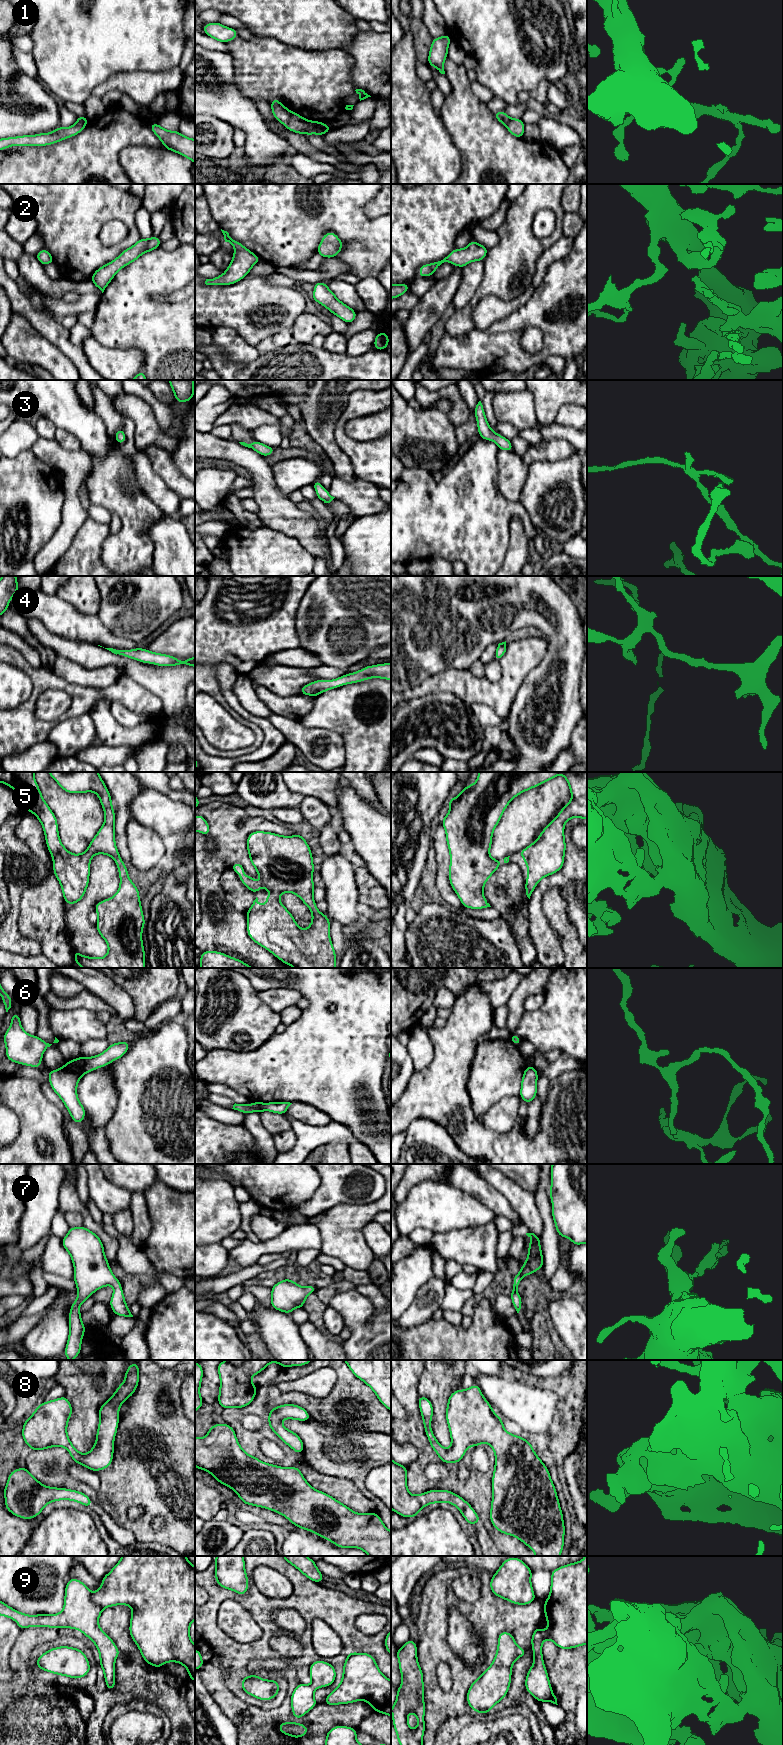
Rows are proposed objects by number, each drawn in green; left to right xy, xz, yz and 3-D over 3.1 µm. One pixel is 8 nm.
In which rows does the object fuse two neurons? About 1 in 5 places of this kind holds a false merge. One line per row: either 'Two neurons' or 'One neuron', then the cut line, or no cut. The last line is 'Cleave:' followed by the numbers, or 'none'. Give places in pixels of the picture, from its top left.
1: Two neurons. Split along xy (87, 120), (77, 122)
2: One neuron. No split
3: One neuron. No split
4: One neuron. No split
5: One neuron. No split
6: One neuron. No split
7: One neuron. No split
8: One neuron. No split
9: One neuron. No split
Cleave: 1

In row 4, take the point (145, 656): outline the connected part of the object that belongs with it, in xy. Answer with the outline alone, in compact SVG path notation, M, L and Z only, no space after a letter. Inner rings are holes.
M137 647L132 650L116 650L113 648L105 648L114 654L138 660L142 663L151 663L158 666L178 666L188 665L195 667L195 656L187 660L177 660L176 657L161 653L154 653L149 650Z

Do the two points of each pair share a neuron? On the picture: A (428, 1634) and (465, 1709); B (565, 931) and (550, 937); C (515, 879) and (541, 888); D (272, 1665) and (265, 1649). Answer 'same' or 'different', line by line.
A: same
B: different
C: different
D: different

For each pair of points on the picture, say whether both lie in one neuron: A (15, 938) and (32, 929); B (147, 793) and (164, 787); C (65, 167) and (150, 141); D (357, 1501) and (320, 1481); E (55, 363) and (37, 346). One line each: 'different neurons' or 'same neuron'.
A: different neurons
B: different neurons
C: same neuron
D: same neuron
E: same neuron

